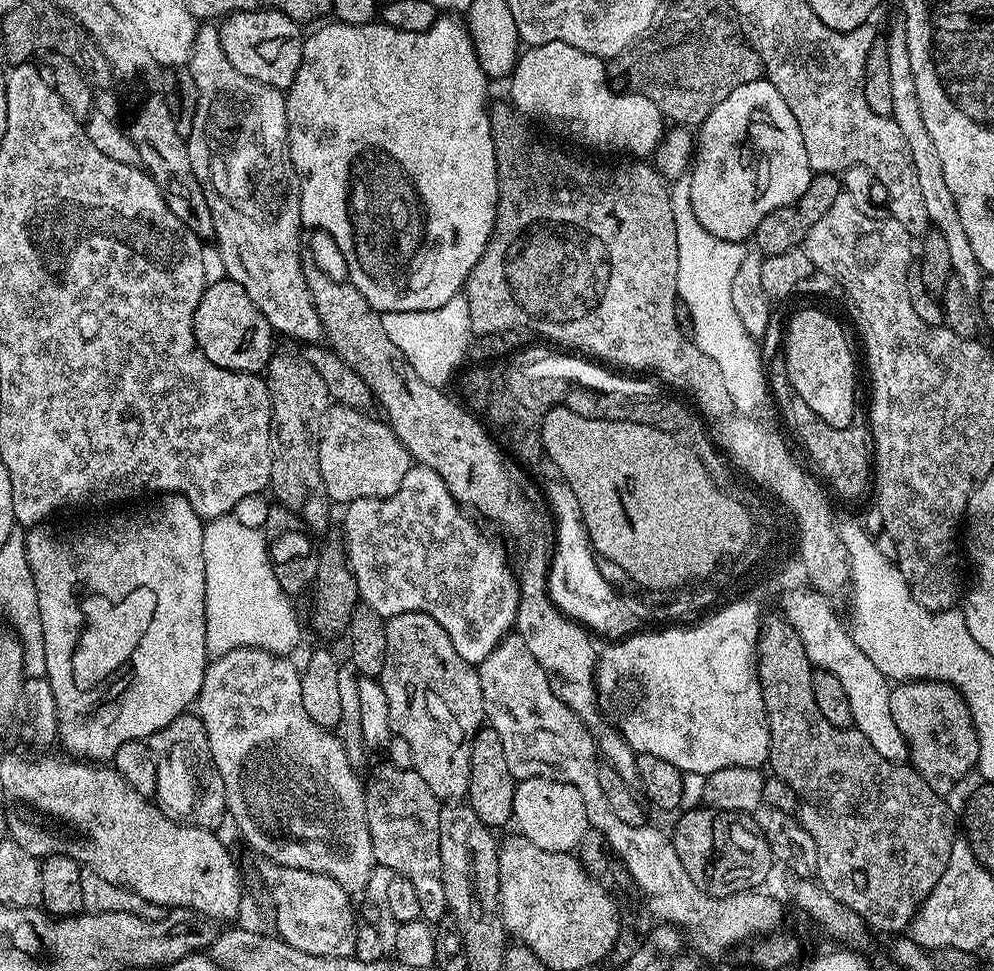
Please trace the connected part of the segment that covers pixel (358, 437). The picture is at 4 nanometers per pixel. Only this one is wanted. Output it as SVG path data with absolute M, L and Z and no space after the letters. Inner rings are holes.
M333 403L322 418L318 442L318 466L326 482L329 501L348 505L358 498L379 500L393 496L402 486L410 467L410 457L402 442L383 419L375 420L358 408Z

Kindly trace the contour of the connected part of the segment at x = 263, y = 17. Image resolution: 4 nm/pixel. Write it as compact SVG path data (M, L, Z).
M259 8L256 12L234 12L223 17L219 25L220 41L230 66L246 78L257 80L271 88L288 89L298 74L302 62L305 37L300 36L301 25L281 12L271 12L269 8Z

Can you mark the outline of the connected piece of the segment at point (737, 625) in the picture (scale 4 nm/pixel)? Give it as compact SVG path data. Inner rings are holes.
M741 604L699 631L648 636L628 644L609 643L596 661L596 683L599 691L608 695L614 723L629 746L636 753L666 758L666 762L674 762L685 774L693 772L697 778L714 774L714 770L726 770L726 766L767 765L770 730L756 673L756 641L760 639L761 623L761 608Z

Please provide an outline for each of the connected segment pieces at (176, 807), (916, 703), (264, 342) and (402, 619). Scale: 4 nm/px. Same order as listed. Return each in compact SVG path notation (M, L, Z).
M185 714L174 718L170 726L162 726L151 738L152 753L158 770L158 786L154 797L155 803L175 824L189 824L195 828L219 829L219 824L226 820L228 803L226 802L226 786L222 782L222 774L218 774L218 766L214 762L214 754L210 750L210 738L206 738L206 726L202 726L199 715Z
M906 680L897 683L890 691L890 714L894 718L894 726L902 730L902 738L908 747L908 760L938 795L947 797L964 780L968 771L976 768L978 758L978 734L974 730L972 715L968 704L957 688L950 684L941 684L938 680Z
M227 278L205 287L198 310L194 310L194 338L214 366L231 372L263 373L274 355L274 333L262 310L250 302L250 294L238 282Z
M407 612L386 620L386 666L378 677L386 702L390 705L390 722L393 733L410 742L412 767L430 786L430 790L441 802L460 802L467 797L470 786L470 750L474 734L485 727L484 699L479 671L472 660L462 658L450 642L450 634L430 618L430 614Z

